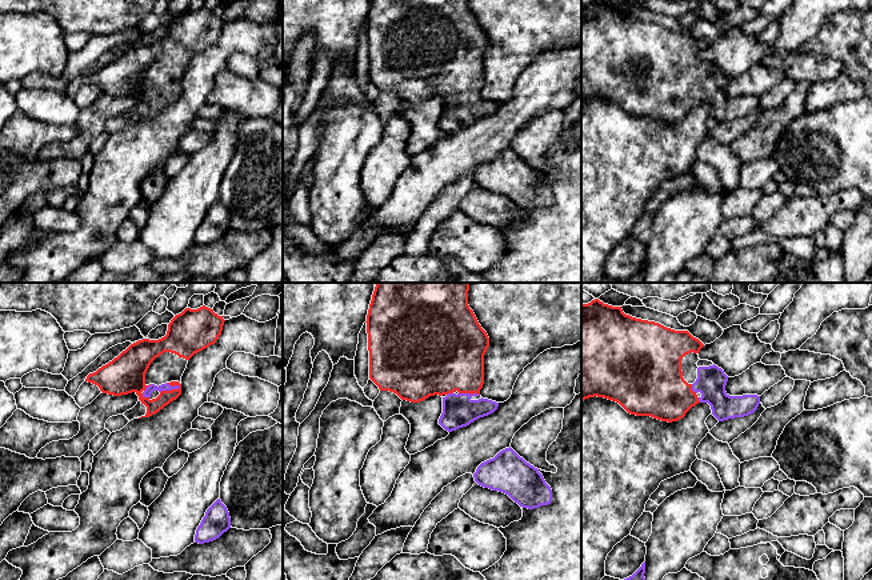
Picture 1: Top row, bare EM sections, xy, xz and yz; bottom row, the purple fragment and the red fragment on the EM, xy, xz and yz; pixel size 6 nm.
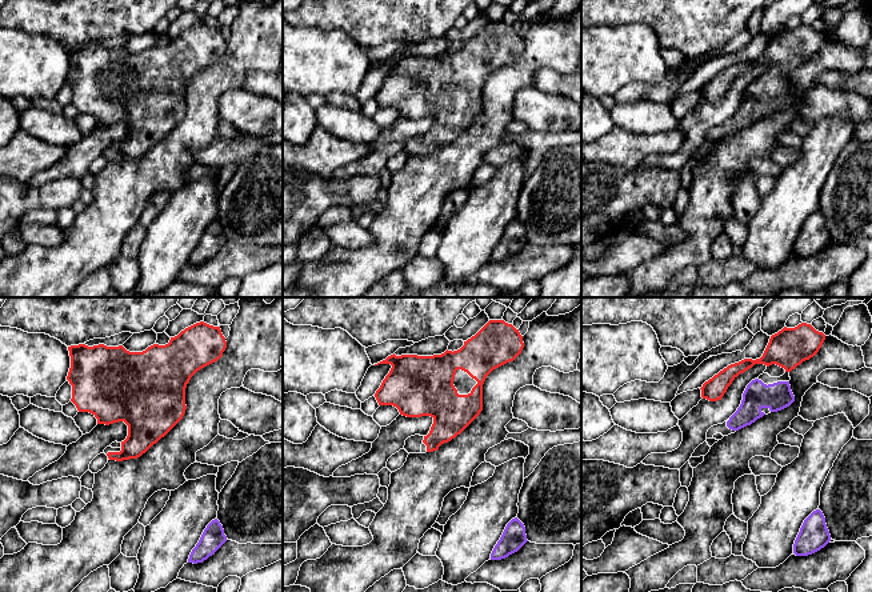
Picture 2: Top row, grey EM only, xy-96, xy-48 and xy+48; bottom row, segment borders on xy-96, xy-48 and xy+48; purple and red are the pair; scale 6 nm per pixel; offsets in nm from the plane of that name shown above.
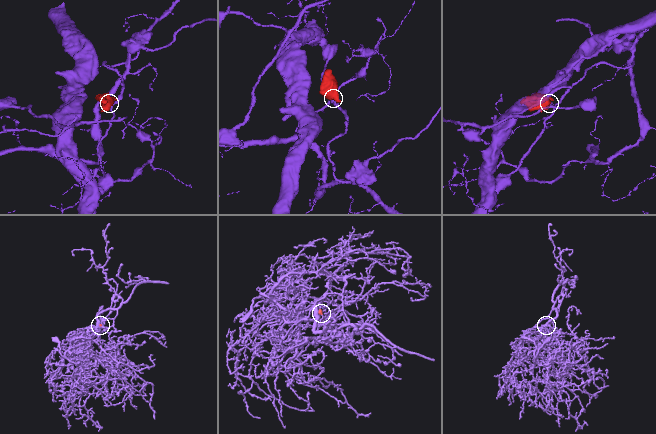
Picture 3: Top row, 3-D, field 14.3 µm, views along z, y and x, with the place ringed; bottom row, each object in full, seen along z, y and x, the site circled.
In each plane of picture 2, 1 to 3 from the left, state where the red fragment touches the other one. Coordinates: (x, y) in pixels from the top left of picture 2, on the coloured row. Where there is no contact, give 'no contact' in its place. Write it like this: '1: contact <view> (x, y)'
1: no contact
2: no contact
3: no contact

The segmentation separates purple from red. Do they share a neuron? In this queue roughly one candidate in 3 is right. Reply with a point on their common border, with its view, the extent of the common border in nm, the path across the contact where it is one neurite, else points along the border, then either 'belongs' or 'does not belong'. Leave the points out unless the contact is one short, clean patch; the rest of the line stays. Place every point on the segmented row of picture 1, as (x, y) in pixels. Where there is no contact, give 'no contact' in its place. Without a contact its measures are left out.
meets purple in xy at (170, 390); contact 130 nm long; runs through xy (164, 387), (170, 390), (147, 402), (131, 375); belongs

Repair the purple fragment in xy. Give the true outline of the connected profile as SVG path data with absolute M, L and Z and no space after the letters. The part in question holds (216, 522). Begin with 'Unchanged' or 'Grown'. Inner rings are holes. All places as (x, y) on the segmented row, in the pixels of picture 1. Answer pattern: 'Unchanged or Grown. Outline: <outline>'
Unchanged. Outline: M217 499L205 512L196 529L195 543L204 544L219 539L231 528L231 517L227 507Z

